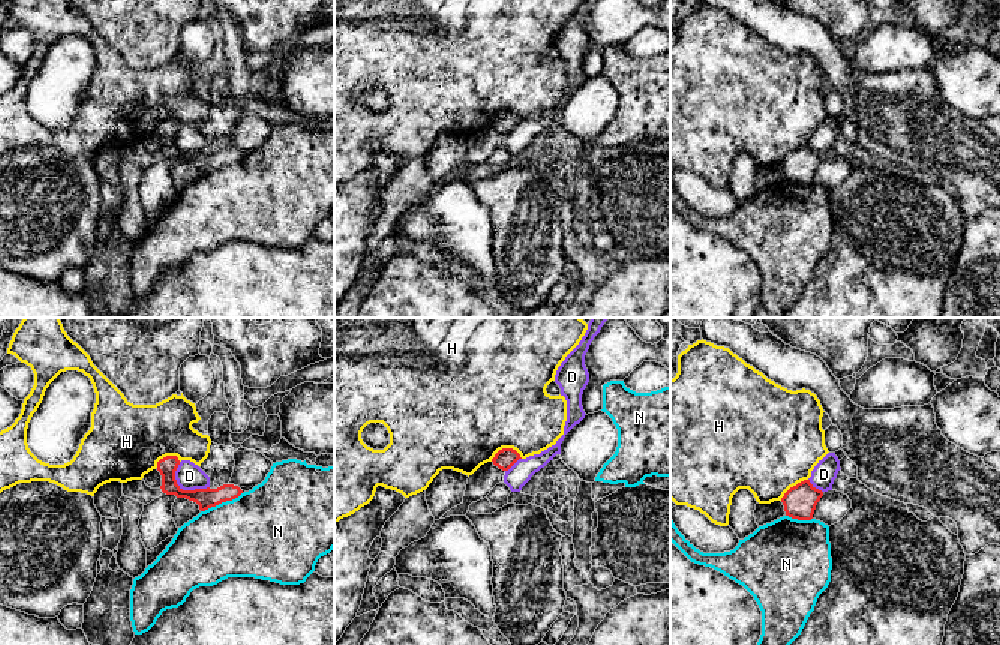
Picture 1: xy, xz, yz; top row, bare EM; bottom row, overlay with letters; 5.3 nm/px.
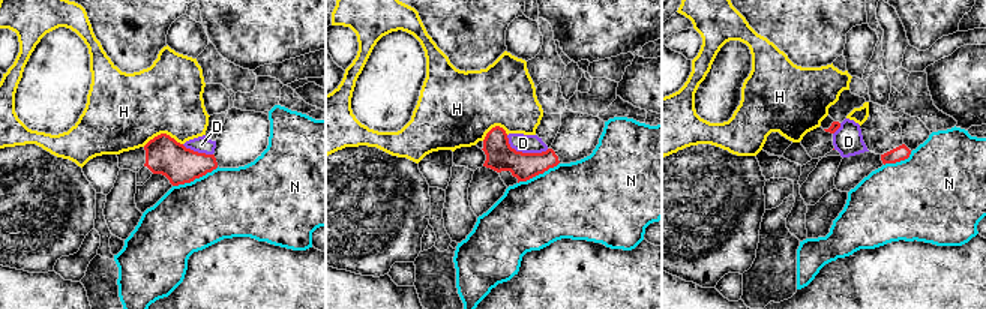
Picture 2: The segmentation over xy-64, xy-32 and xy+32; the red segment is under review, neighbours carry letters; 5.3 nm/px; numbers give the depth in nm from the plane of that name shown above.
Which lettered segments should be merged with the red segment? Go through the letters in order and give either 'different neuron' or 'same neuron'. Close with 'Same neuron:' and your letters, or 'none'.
D: different neuron
H: different neuron
N: different neuron
Same neuron: none

